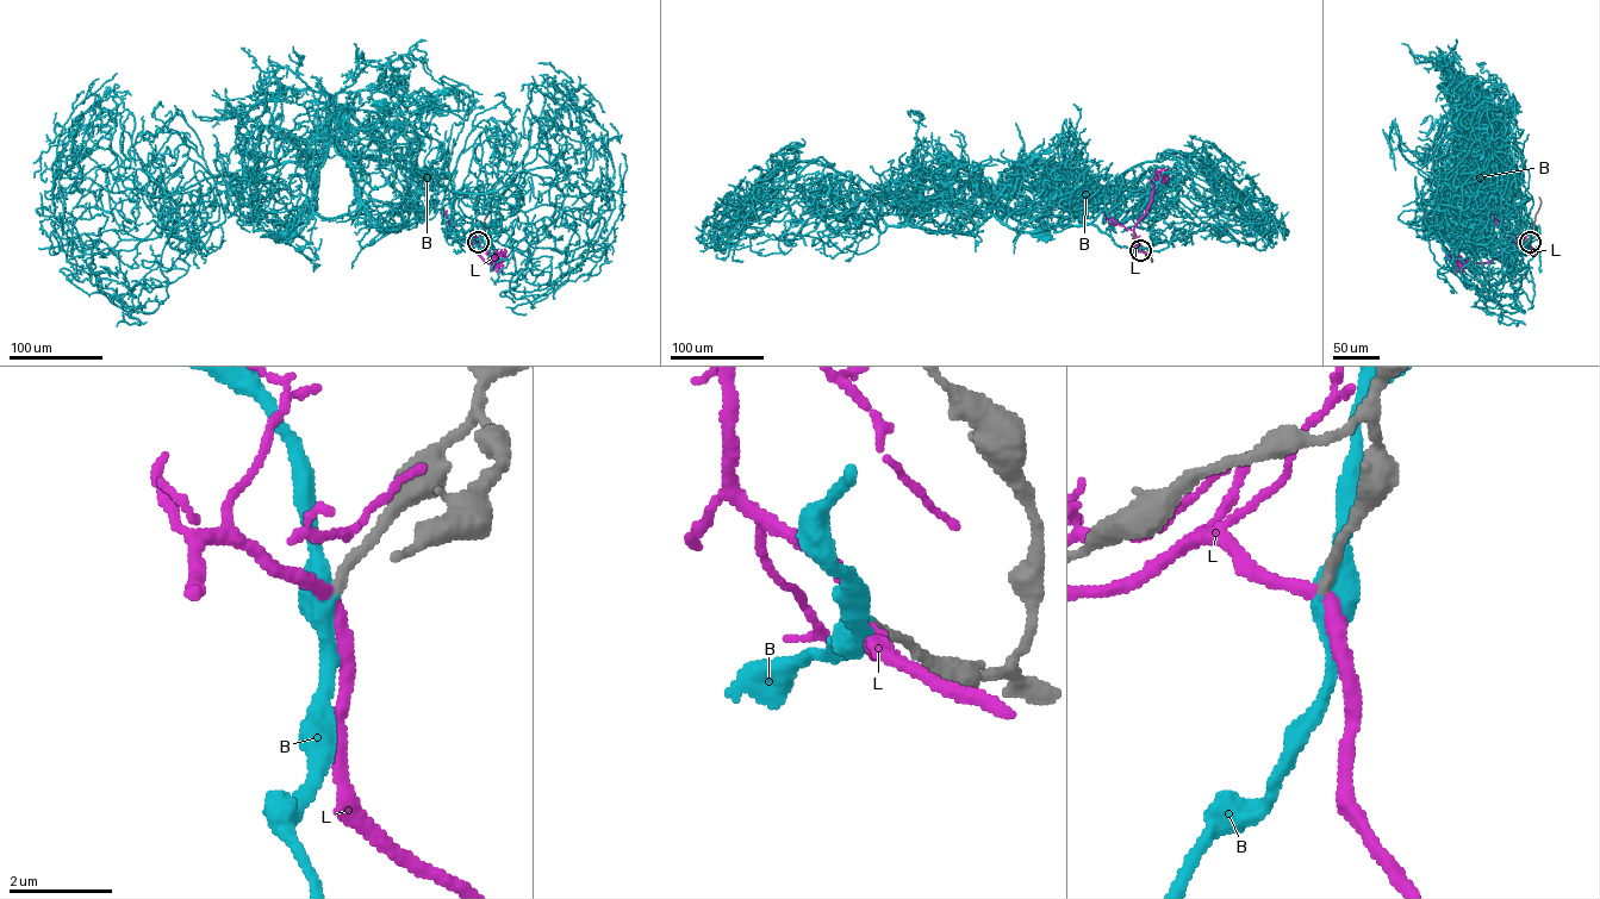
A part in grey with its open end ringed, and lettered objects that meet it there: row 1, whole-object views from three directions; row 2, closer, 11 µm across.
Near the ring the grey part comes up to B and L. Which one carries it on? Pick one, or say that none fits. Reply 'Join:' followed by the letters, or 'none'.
Join: B

